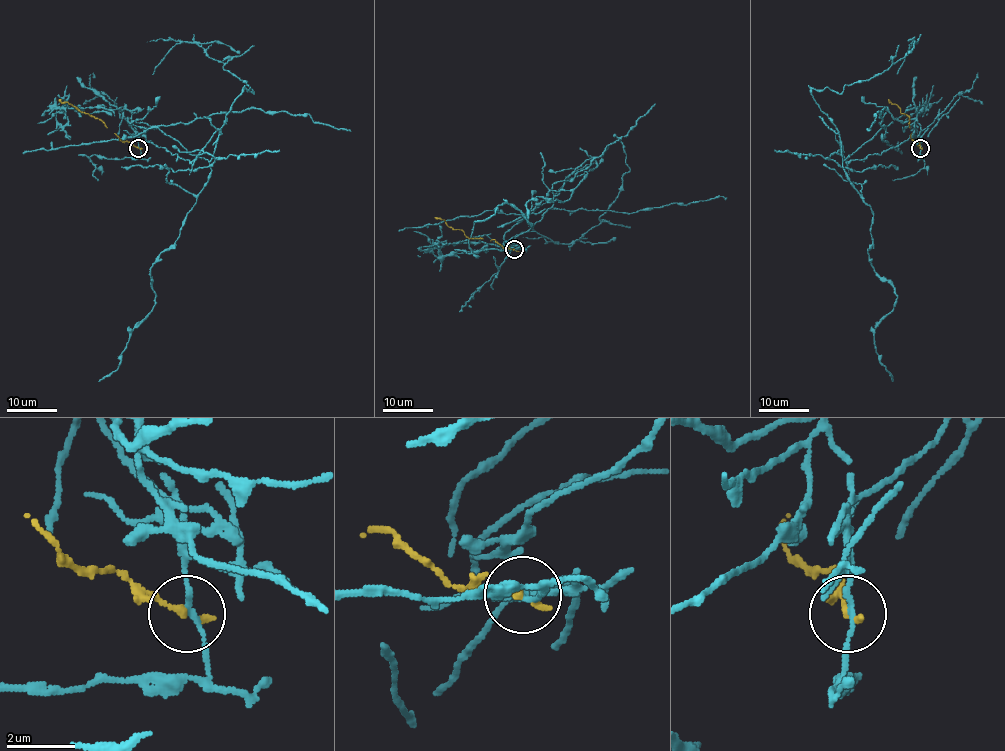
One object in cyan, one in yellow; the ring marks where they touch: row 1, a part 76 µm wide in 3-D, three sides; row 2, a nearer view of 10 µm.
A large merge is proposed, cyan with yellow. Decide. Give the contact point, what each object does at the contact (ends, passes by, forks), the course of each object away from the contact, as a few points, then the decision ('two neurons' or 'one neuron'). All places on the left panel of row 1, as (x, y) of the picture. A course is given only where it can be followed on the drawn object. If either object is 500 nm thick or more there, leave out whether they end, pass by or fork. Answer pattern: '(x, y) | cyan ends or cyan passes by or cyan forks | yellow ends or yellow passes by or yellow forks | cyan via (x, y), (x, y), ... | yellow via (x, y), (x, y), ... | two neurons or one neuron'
(138, 148) | cyan passes by | yellow ends | cyan via (138, 147), (131, 121), (140, 140), (183, 159), (215, 157), (178, 239), (150, 270), (153, 309), (99, 381) | yellow via (138, 147), (117, 137), (102, 121), (58, 99) | two neurons

